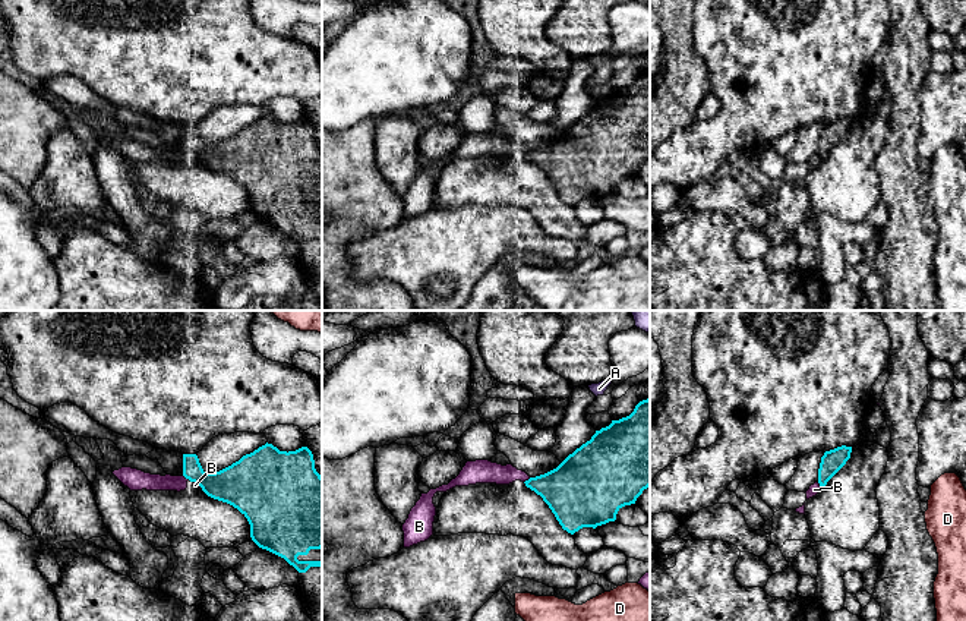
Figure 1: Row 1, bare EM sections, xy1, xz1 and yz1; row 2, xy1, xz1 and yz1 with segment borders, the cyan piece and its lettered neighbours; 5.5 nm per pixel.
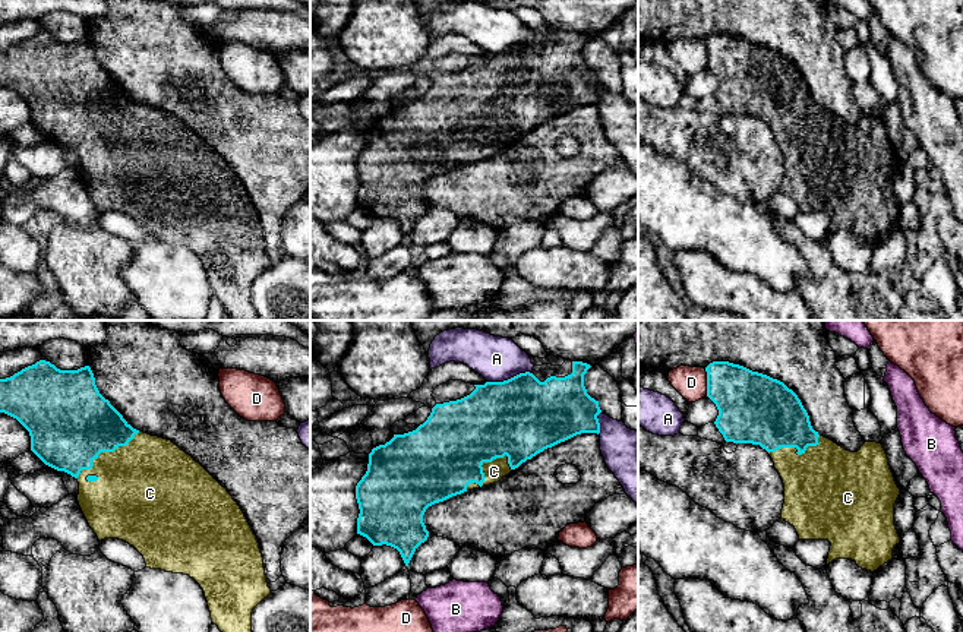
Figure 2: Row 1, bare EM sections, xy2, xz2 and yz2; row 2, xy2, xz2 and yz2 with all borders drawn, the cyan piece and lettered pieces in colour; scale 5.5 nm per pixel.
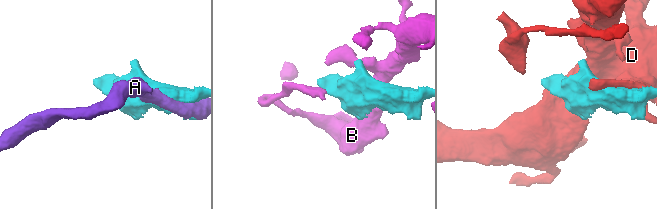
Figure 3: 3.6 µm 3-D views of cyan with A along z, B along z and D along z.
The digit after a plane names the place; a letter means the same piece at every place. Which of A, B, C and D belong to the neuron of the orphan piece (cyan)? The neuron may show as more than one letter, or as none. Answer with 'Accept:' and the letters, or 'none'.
Accept: C

